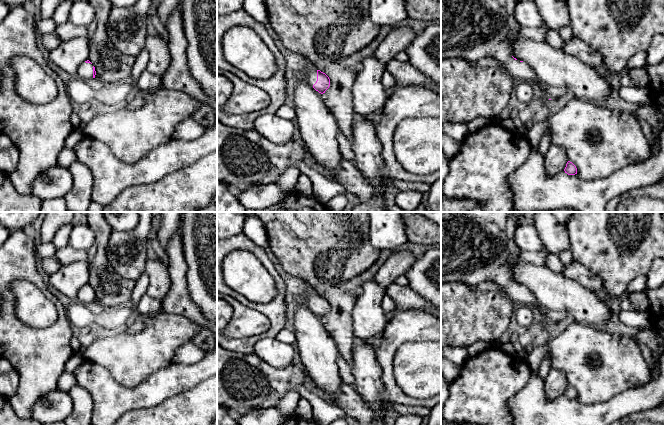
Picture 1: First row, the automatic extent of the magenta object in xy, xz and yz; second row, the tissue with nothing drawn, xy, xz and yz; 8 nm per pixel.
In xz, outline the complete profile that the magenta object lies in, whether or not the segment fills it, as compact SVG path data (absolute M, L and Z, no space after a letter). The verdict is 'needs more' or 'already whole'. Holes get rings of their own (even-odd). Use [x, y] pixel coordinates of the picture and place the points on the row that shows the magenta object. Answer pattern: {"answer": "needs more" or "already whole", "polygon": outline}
{"answer": "needs more", "polygon": "M306 61L302 68L306 74L306 81L310 86L312 86L316 91L323 94L330 86L329 77L318 70L310 61Z"}

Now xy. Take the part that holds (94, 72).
{"answer": "needs more", "polygon": "M89 60L83 62L79 66L78 71L76 73L77 78L85 81L95 78L95 75L96 75L95 67Z"}

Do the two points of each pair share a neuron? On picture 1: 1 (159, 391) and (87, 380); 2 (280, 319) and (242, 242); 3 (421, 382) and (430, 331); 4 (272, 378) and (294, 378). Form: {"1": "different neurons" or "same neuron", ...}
{"1": "same neuron", "2": "same neuron", "3": "different neurons", "4": "same neuron"}

